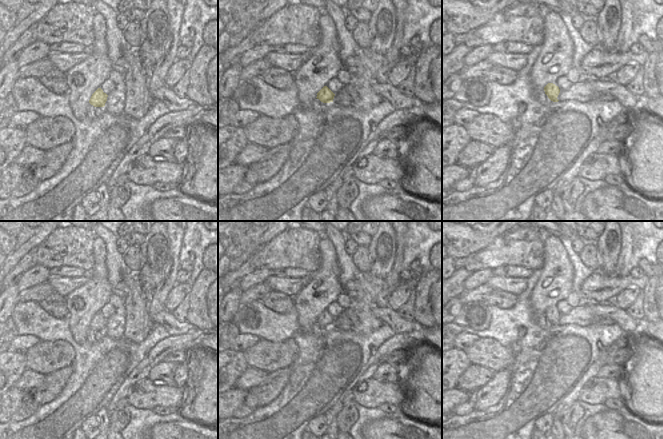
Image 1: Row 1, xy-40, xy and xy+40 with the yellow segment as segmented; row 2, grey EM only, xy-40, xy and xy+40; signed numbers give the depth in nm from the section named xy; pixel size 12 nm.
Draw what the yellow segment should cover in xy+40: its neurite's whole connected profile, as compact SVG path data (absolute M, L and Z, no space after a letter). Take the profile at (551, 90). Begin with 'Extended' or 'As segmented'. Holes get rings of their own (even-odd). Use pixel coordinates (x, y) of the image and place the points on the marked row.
Extended. M558 76L556 77L552 83L548 83L544 87L545 94L548 96L548 98L553 101L553 102L558 102L559 100L557 99L560 89L559 87L562 87L563 89L567 89L569 85L566 83L564 80L563 76Z

